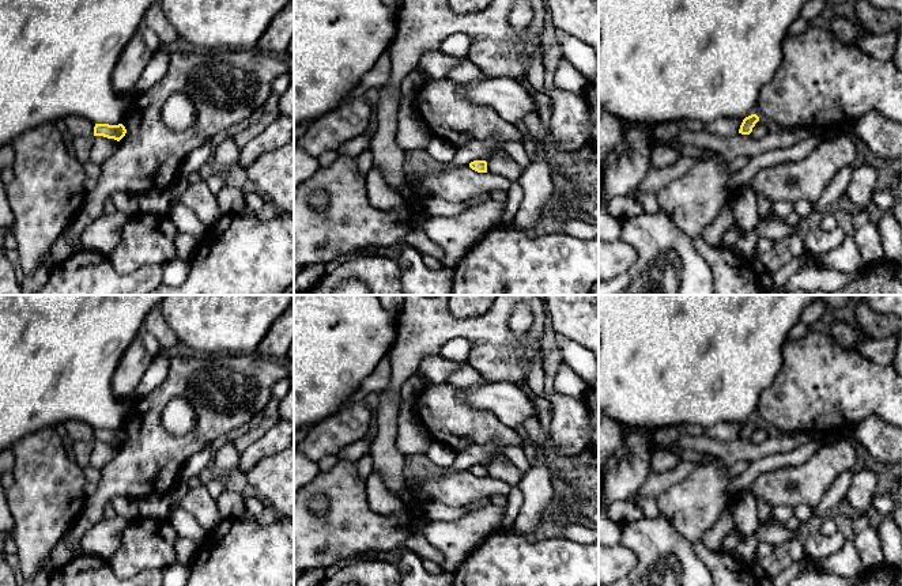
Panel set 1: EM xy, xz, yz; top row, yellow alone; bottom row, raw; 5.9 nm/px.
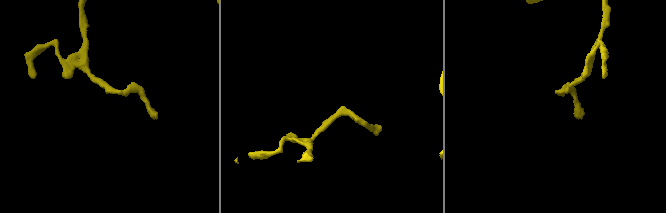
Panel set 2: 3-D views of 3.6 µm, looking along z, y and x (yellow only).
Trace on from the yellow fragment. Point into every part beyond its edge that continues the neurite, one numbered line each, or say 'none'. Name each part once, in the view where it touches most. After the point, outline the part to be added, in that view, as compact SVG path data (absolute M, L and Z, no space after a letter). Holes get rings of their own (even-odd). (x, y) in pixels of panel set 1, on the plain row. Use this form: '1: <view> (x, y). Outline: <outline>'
none

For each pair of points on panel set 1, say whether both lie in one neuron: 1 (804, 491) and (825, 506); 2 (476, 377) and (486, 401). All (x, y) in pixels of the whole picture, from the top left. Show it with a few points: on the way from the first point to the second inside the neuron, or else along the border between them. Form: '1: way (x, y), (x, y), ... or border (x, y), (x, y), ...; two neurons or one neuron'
1: border (838, 476), (814, 507); two neurons
2: border (487, 382), (457, 388); two neurons

